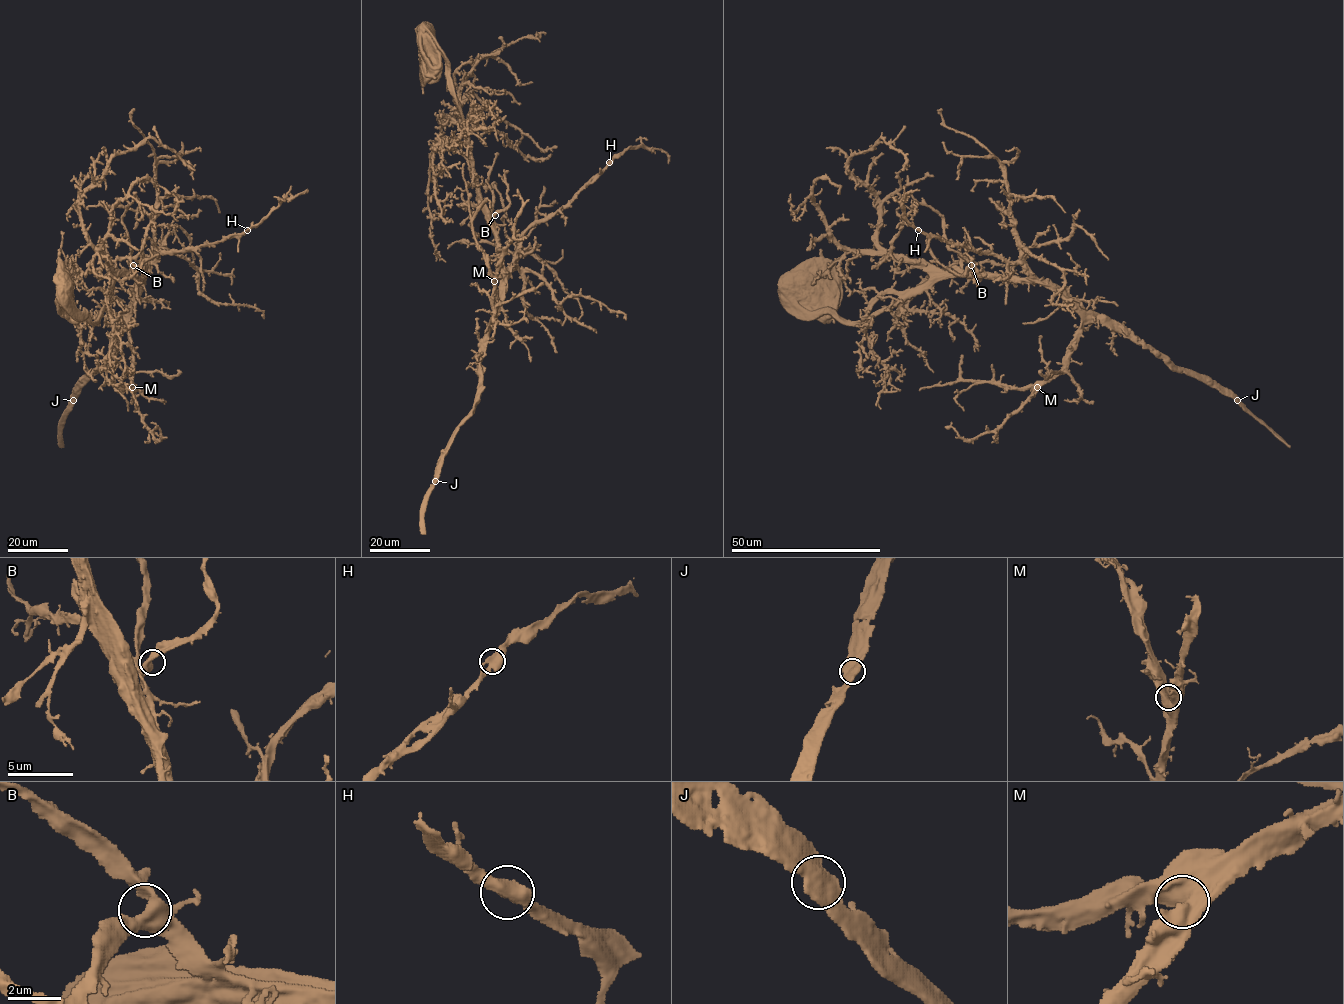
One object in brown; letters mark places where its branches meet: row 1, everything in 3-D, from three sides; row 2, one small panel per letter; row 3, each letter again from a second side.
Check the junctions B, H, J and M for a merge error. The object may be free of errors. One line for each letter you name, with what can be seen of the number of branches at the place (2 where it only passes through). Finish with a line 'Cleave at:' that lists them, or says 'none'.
Cleave at: none

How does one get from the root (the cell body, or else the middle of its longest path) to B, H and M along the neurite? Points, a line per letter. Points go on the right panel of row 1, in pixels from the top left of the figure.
B: (804, 297), (810, 312), (833, 312), (846, 321), (860, 321), (899, 306), (940, 279), (974, 274), (971, 265)
H: (804, 297), (810, 312), (860, 321), (943, 279), (1027, 276), (1019, 264), (918, 230)
M: (804, 297), (810, 312), (860, 321), (949, 277), (1049, 283), (1079, 314), (1081, 327), (1066, 365), (1037, 387)

